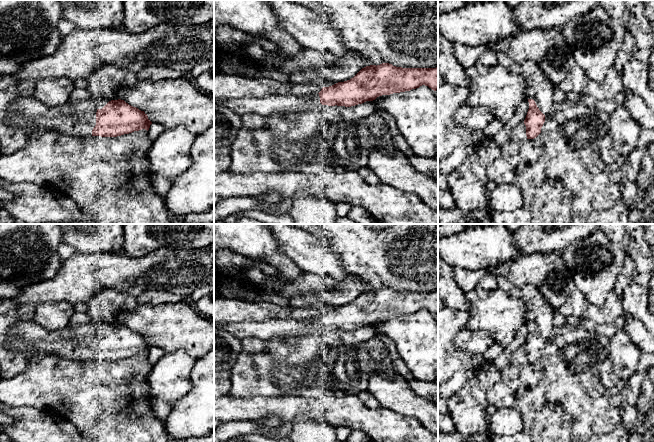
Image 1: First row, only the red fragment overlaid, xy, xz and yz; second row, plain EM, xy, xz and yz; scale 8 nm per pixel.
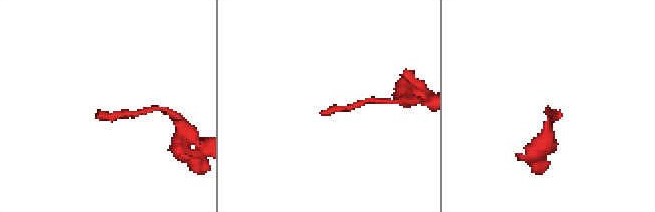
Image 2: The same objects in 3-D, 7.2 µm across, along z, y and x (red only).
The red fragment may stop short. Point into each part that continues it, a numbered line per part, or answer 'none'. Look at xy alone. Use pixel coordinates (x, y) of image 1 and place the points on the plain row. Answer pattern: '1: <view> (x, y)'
1: xy (78, 342)

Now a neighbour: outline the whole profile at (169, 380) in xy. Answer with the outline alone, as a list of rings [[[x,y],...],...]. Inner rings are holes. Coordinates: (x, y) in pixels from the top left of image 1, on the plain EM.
[[[184,350],[165,353],[148,376],[150,400],[173,404],[184,397],[191,386],[191,371],[195,362]]]

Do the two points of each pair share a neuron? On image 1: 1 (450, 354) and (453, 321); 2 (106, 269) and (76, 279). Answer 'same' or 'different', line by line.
1: same
2: same

